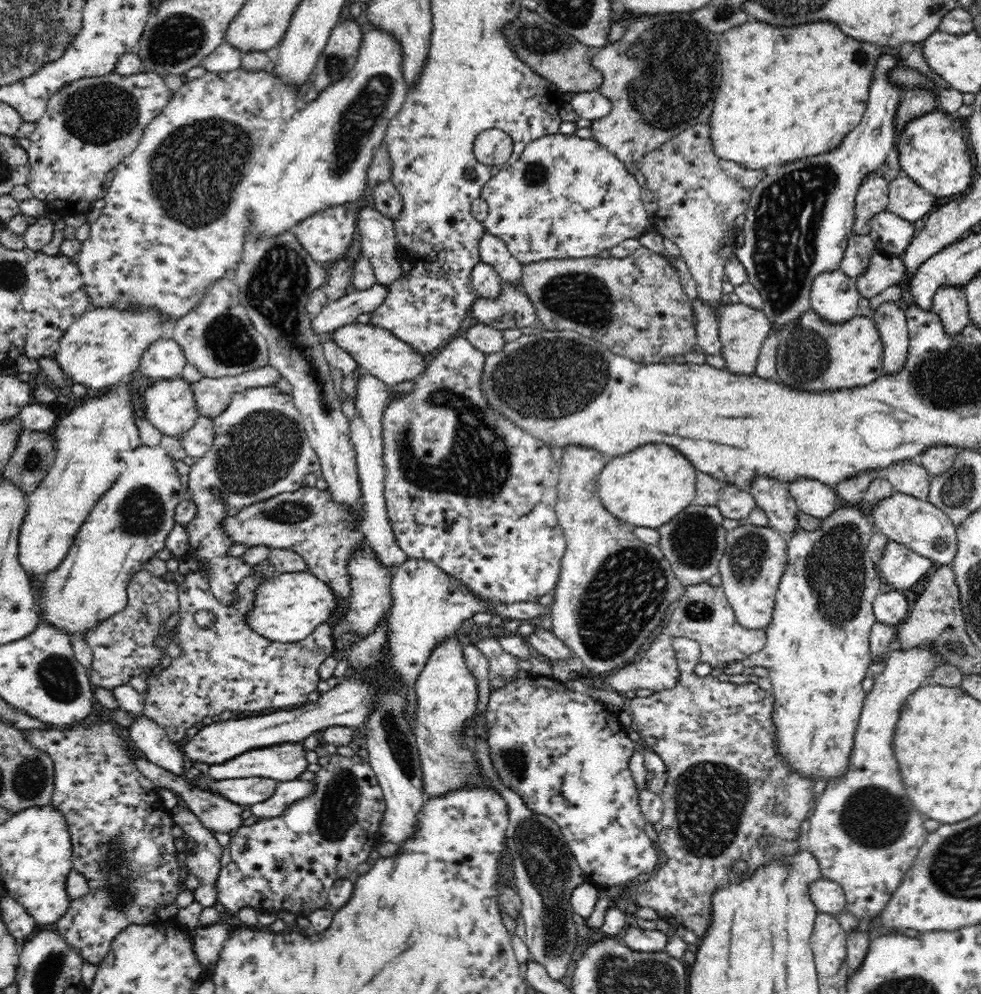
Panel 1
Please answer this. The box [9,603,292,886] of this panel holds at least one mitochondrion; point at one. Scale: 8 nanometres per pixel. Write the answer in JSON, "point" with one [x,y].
{"point":[56,674]}

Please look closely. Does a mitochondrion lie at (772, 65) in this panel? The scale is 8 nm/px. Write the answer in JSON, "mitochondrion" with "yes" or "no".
{"mitochondrion":"no"}

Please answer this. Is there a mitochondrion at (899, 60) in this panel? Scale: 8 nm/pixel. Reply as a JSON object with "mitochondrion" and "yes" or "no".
{"mitochondrion":"no"}

